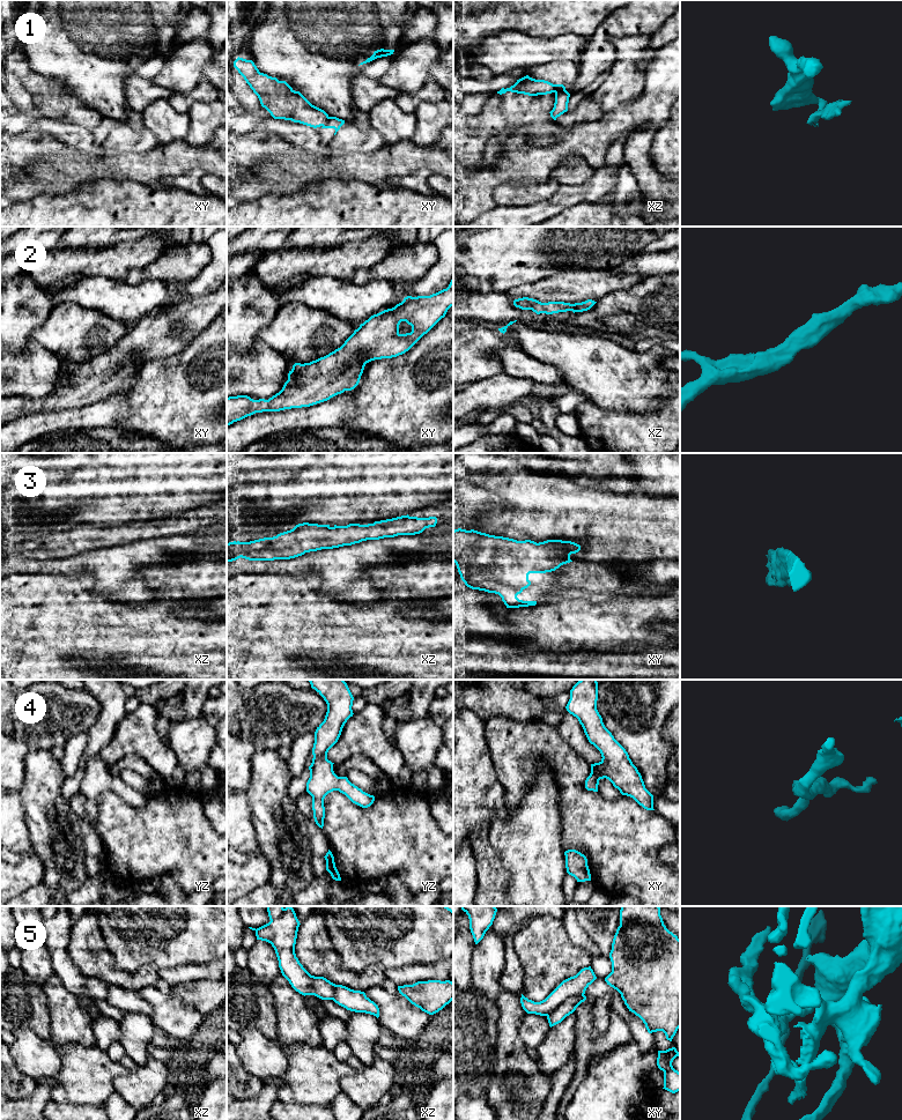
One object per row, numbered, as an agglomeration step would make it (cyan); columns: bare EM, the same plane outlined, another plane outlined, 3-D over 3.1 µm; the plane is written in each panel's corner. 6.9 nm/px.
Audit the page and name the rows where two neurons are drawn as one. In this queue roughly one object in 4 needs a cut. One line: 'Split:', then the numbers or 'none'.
Split: 1

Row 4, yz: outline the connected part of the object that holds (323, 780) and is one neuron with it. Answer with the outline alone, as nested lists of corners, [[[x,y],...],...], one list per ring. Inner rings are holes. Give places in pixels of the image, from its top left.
[[[309,680],[309,682],[327,704],[325,719],[315,732],[313,758],[306,782],[306,792],[312,796],[315,822],[323,829],[324,799],[328,793],[339,791],[362,808],[370,807],[375,796],[352,784],[347,777],[338,777],[333,771],[334,763],[327,759],[328,750],[338,742],[345,724],[354,714],[352,710],[354,697],[347,683],[343,680]]]

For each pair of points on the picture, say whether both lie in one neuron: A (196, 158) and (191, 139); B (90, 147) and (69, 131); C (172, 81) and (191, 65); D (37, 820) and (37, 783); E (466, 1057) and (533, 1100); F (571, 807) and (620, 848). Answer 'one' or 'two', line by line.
A: two
B: one
C: one
D: one
E: two
F: one

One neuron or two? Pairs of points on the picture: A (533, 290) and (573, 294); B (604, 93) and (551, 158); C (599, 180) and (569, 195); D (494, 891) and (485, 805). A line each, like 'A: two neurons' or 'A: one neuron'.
A: one neuron
B: two neurons
C: one neuron
D: one neuron

